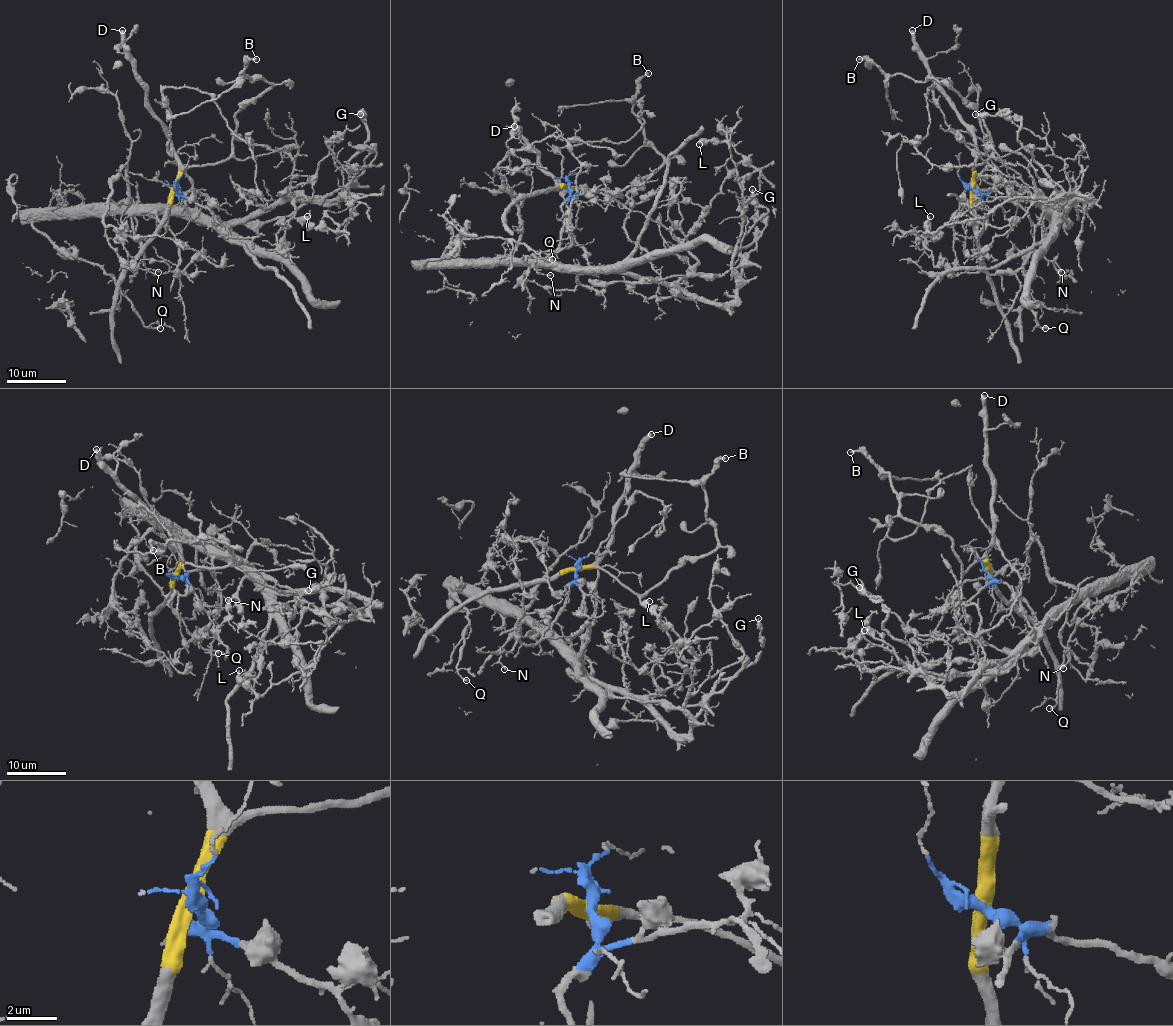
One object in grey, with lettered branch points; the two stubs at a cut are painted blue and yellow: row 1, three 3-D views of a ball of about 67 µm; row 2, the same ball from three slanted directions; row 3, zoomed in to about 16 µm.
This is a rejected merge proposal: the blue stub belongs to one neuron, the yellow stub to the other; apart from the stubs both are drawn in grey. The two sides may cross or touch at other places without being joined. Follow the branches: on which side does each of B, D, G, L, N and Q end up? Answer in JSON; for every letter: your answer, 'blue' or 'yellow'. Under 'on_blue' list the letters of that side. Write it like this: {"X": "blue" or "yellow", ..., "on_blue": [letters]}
{"B": "yellow", "D": "yellow", "G": "blue", "L": "blue", "N": "blue", "Q": "blue", "on_blue": ["G", "L", "N", "Q"]}

